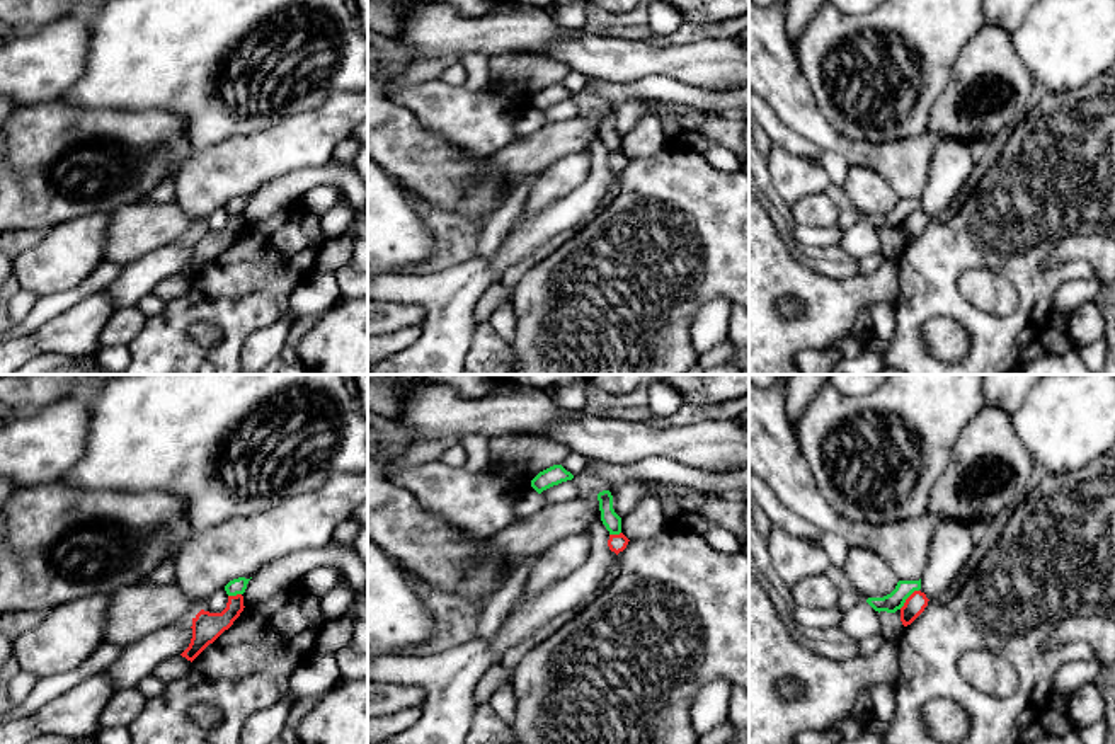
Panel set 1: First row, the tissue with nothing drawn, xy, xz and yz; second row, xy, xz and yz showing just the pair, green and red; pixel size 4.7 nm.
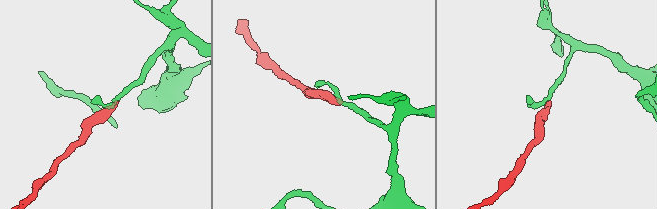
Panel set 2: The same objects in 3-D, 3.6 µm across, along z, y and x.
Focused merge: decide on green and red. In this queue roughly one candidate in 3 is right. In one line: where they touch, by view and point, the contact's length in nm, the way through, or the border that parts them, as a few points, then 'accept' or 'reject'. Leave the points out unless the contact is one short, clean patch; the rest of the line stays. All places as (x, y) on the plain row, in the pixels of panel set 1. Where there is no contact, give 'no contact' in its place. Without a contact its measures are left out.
meets green in yz at (908, 215); contact 130 nm long; border along yz (918, 208), (899, 227); reject

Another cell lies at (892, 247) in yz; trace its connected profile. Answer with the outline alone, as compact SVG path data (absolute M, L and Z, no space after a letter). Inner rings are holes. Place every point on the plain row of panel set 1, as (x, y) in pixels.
M880 230L883 237L882 254L889 260L897 260L904 250L904 243L901 240L901 233Z

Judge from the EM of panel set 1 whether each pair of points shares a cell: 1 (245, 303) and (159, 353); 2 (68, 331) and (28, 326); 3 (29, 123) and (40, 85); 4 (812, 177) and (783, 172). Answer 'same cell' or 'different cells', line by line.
1: same cell
2: different cells
3: different cells
4: same cell

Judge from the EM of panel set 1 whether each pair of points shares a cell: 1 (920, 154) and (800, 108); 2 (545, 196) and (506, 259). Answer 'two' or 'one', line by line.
1: one
2: two

